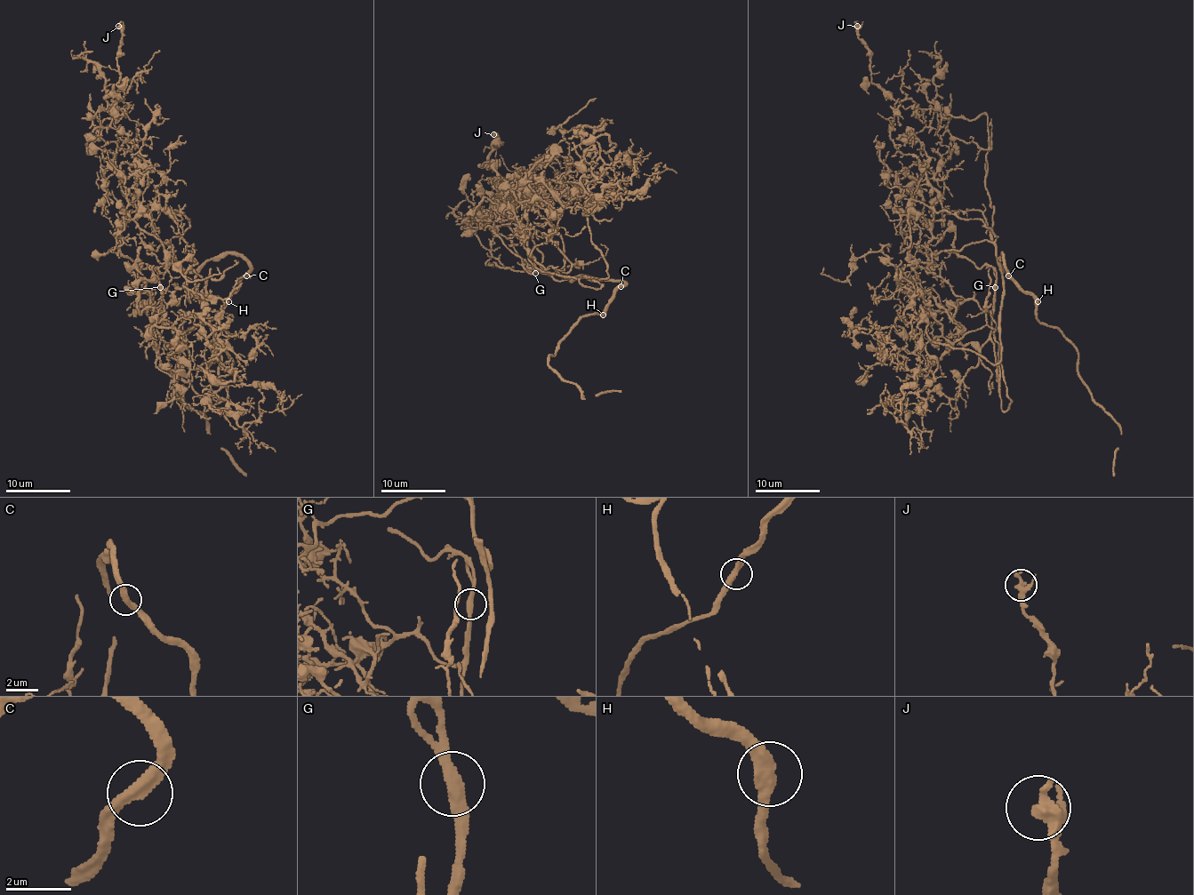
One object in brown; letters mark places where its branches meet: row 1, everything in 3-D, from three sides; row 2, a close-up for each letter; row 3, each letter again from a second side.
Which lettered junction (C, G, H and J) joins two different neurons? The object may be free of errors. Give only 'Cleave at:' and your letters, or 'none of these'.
Cleave at: none of these

